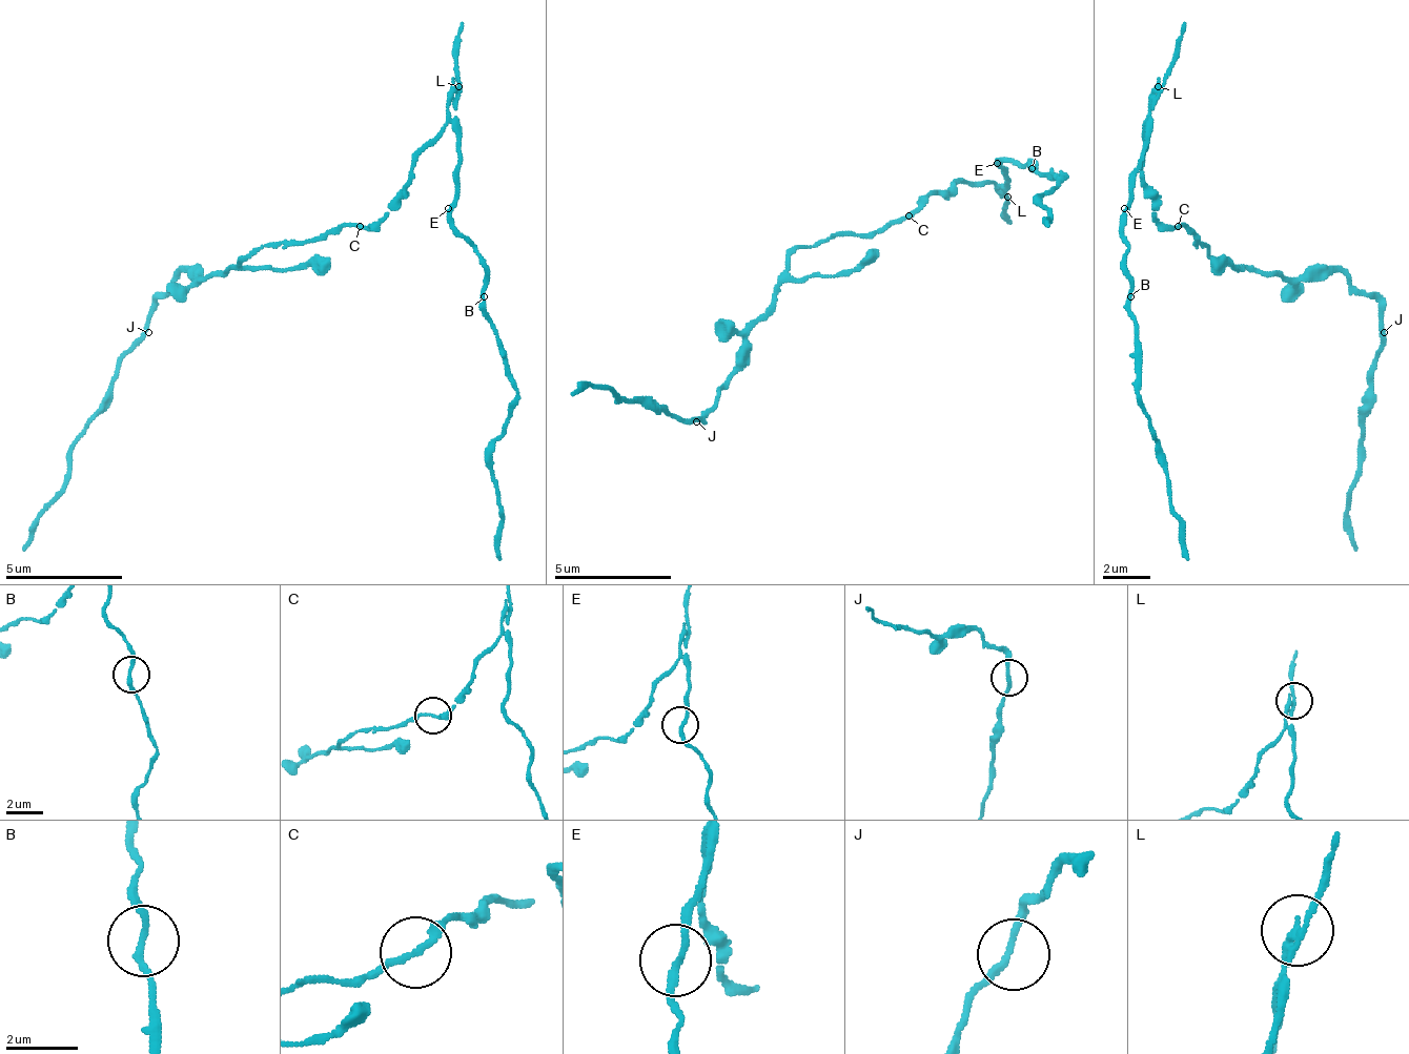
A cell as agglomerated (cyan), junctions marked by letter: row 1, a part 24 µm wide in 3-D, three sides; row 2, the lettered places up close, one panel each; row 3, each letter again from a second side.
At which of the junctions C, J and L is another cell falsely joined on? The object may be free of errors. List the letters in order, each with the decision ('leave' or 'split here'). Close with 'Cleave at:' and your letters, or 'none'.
C: leave
J: leave
L: split here
Cleave at: L

